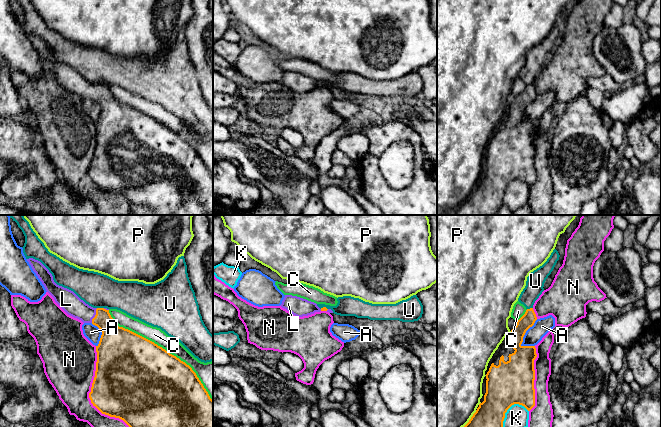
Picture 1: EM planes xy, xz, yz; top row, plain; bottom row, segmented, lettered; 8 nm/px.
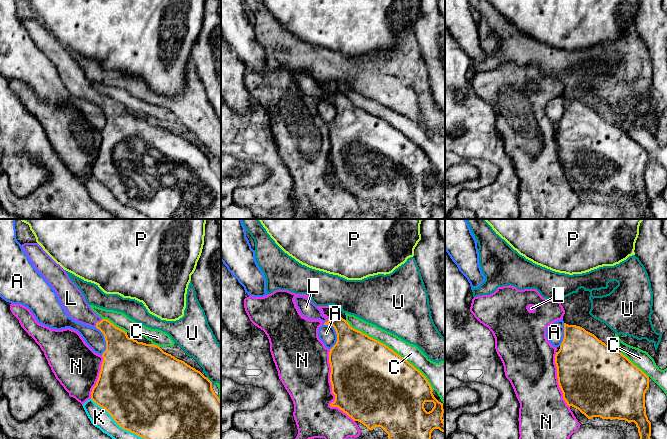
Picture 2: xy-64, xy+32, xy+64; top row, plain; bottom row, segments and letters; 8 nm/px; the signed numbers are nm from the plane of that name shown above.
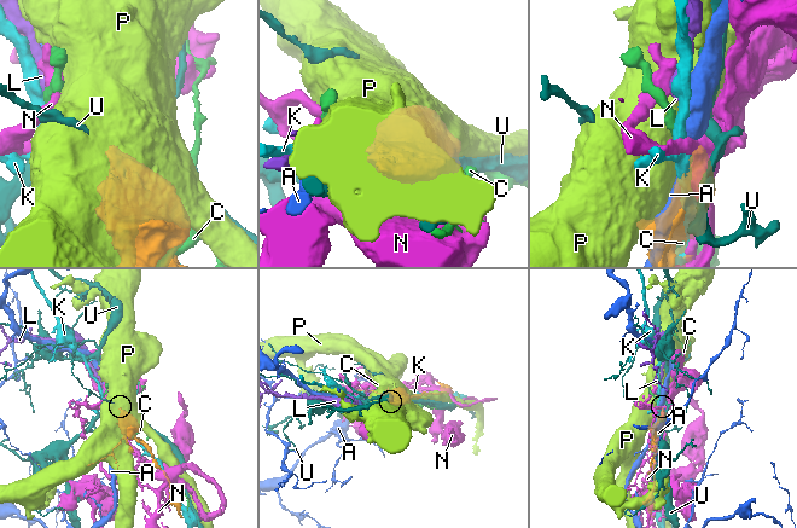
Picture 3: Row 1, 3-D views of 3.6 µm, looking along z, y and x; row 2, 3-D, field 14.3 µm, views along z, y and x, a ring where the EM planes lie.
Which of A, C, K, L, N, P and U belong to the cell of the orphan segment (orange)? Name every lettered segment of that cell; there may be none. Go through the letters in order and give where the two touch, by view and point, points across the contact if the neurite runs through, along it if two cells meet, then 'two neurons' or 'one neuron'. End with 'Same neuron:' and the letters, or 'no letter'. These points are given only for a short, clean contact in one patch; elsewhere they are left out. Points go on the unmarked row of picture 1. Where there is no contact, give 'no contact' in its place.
A: yz (525, 108) | two neurons
C: xy (162, 124) | two neurons
K: yz (509, 183) | two neurons
L: xy (95, 91) | across xy (114, 115), (111, 107), (95, 91), (81, 87), (68, 76) | one neuron
N: xy (89, 170) | two neurons
P: yz (469, 196) | two neurons
U: xy (100, 84) | two neurons
Same neuron: L

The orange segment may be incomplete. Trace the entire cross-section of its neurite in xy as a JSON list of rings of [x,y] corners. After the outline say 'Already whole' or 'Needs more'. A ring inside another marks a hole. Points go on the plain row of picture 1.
[[[27,35],[46,67],[70,92],[92,99],[101,108],[96,122],[95,153],[89,174],[102,190],[123,196],[130,205],[146,207],[152,215],[213,214],[213,176],[192,144],[154,118],[119,103],[107,84],[93,84],[73,67],[57,61],[38,36]]]. Needs more

